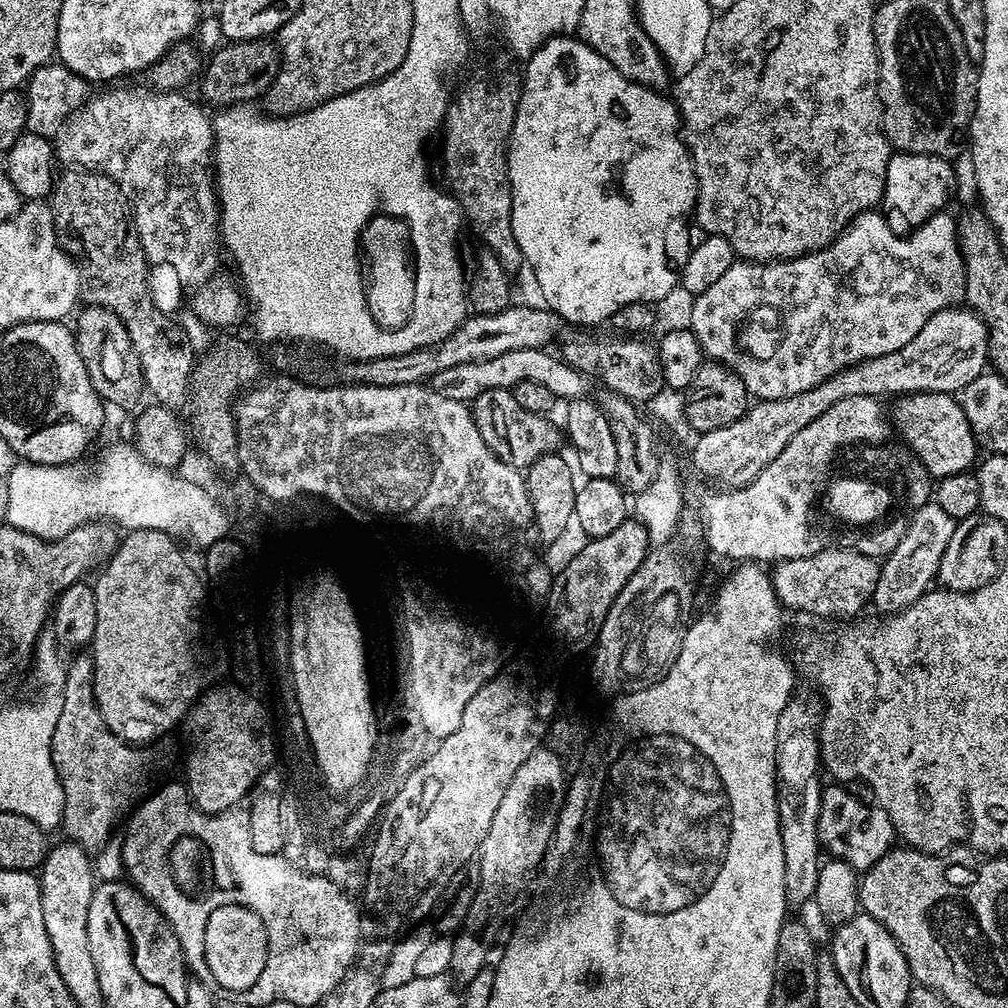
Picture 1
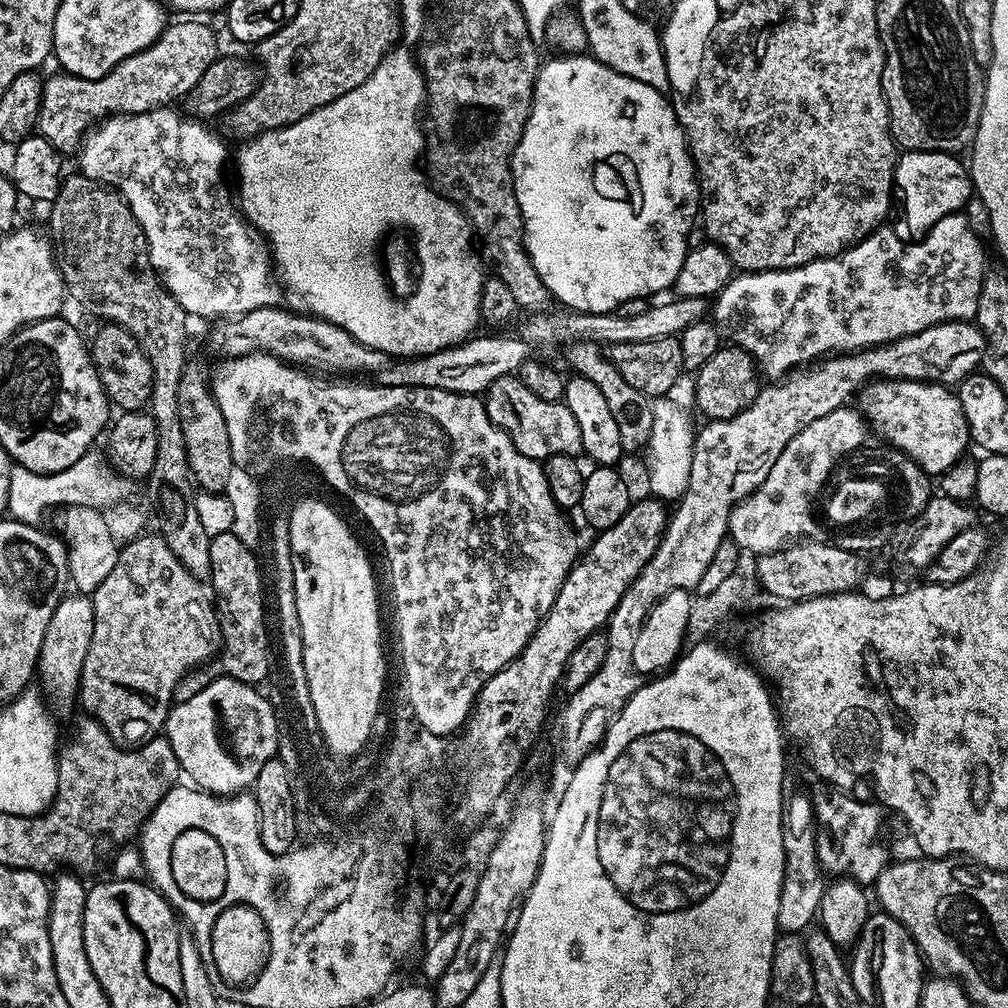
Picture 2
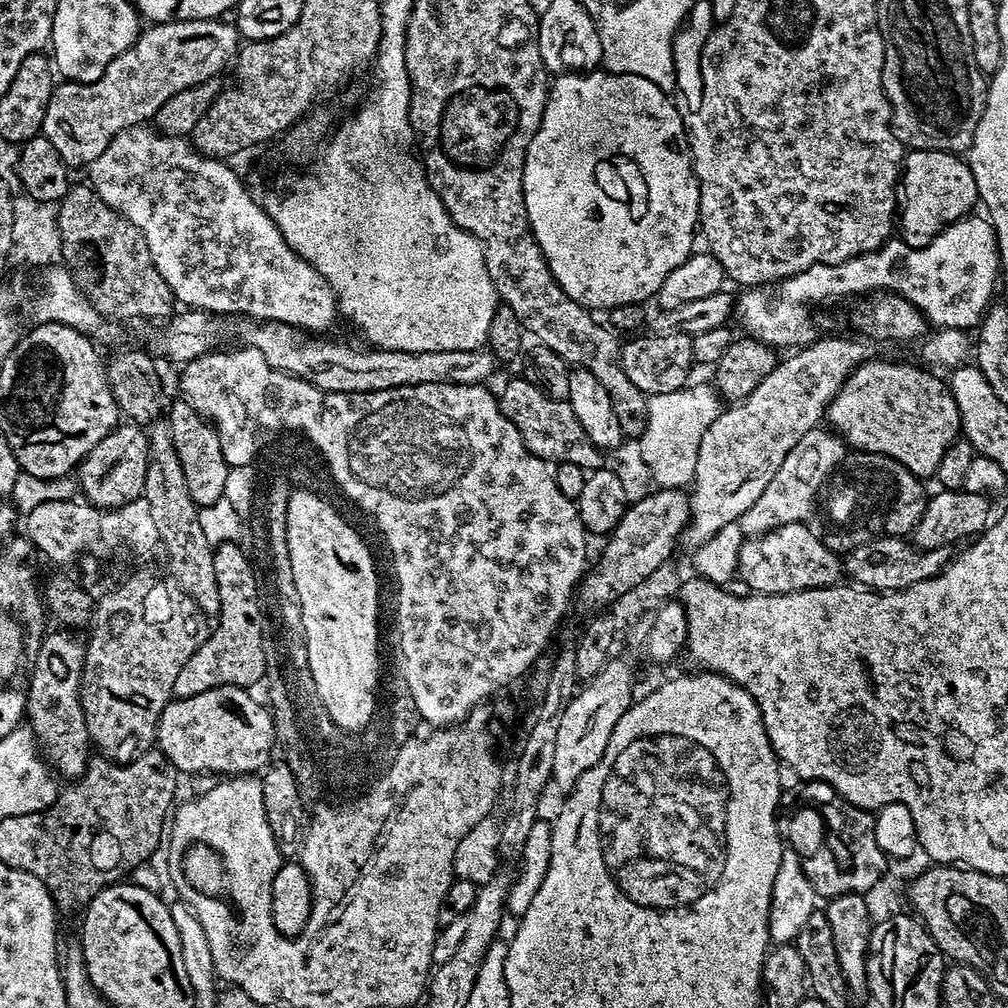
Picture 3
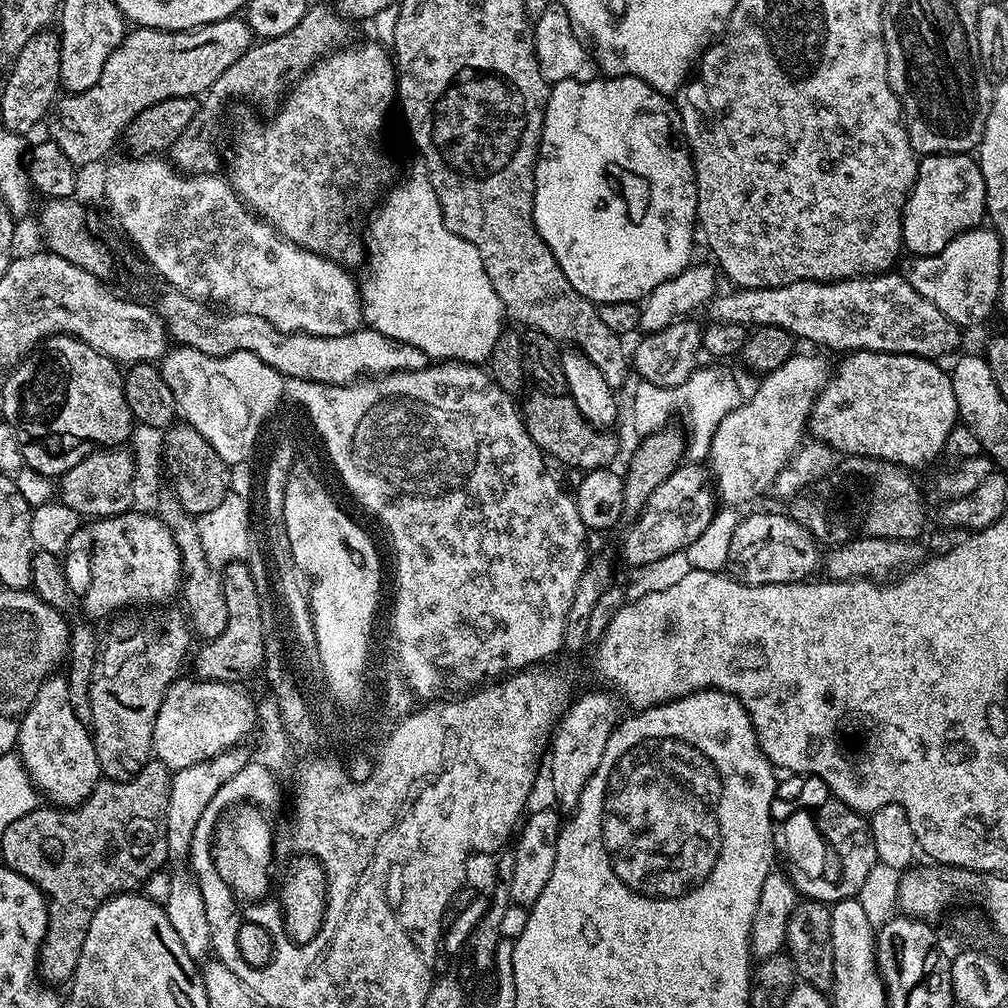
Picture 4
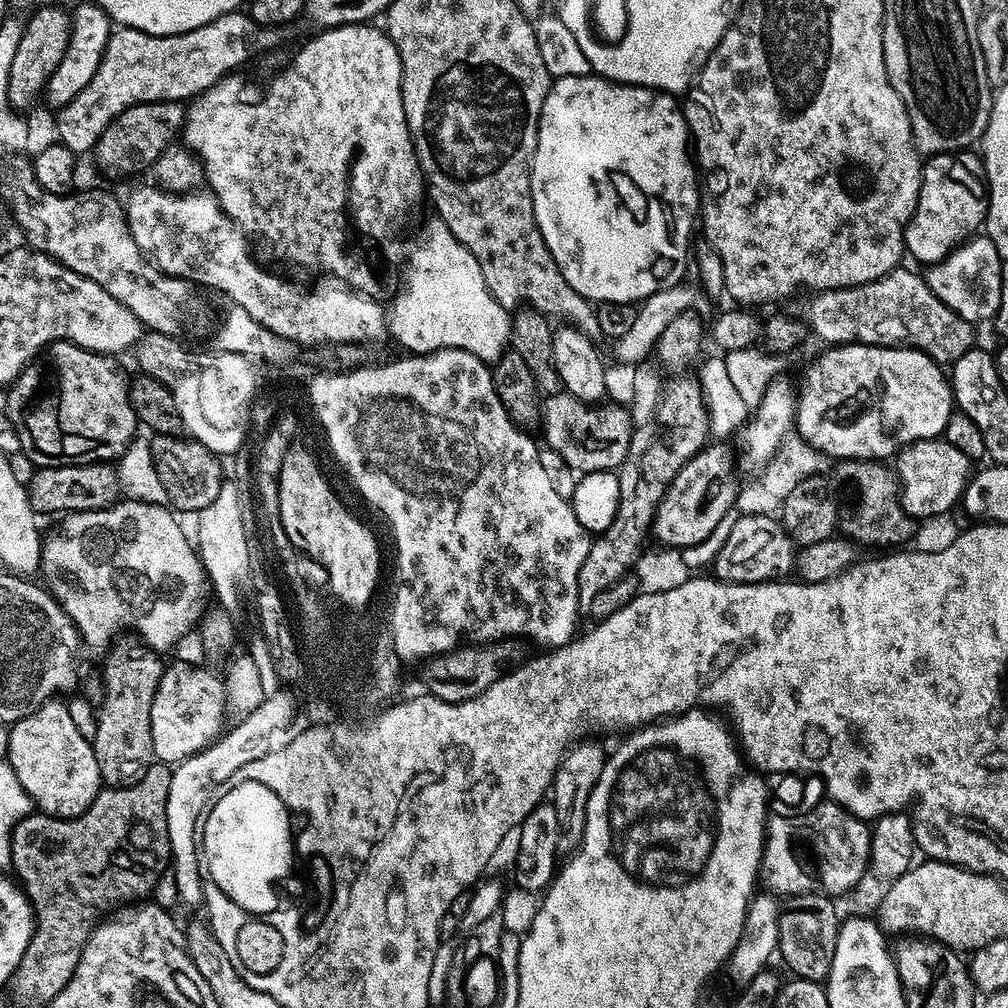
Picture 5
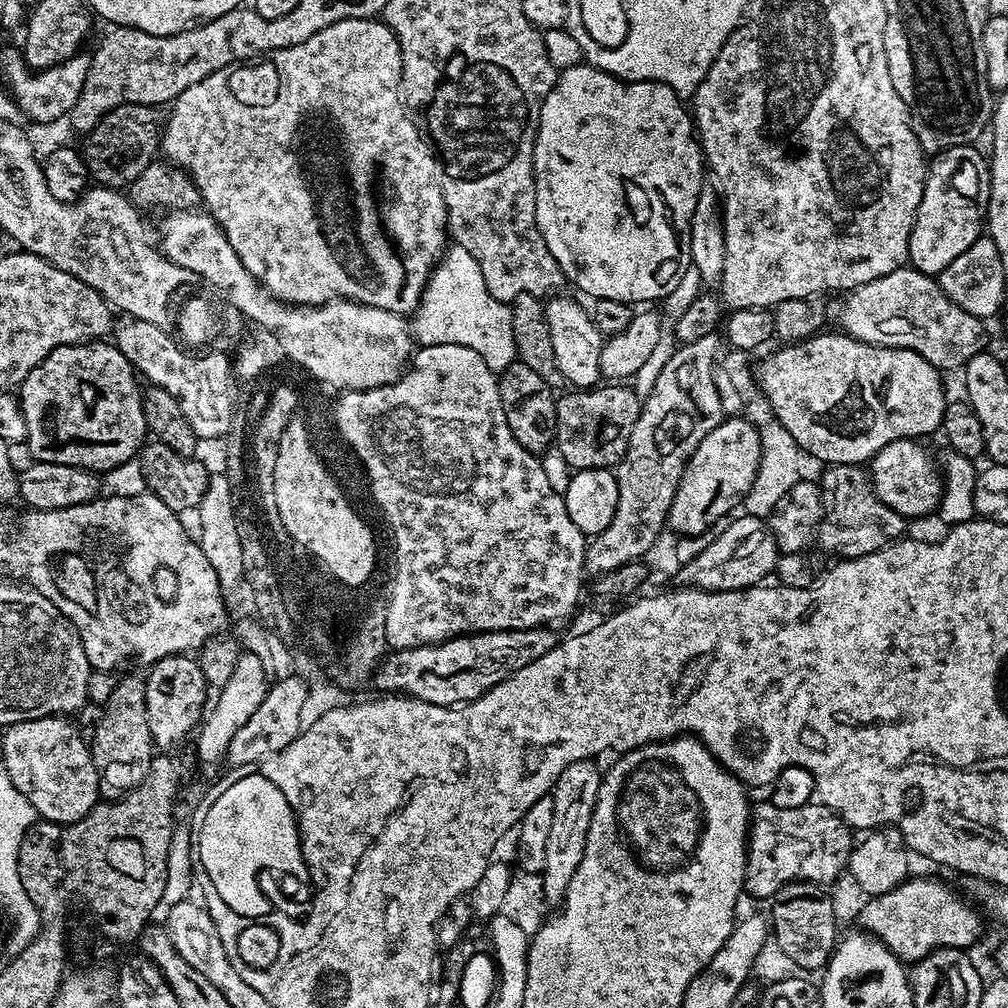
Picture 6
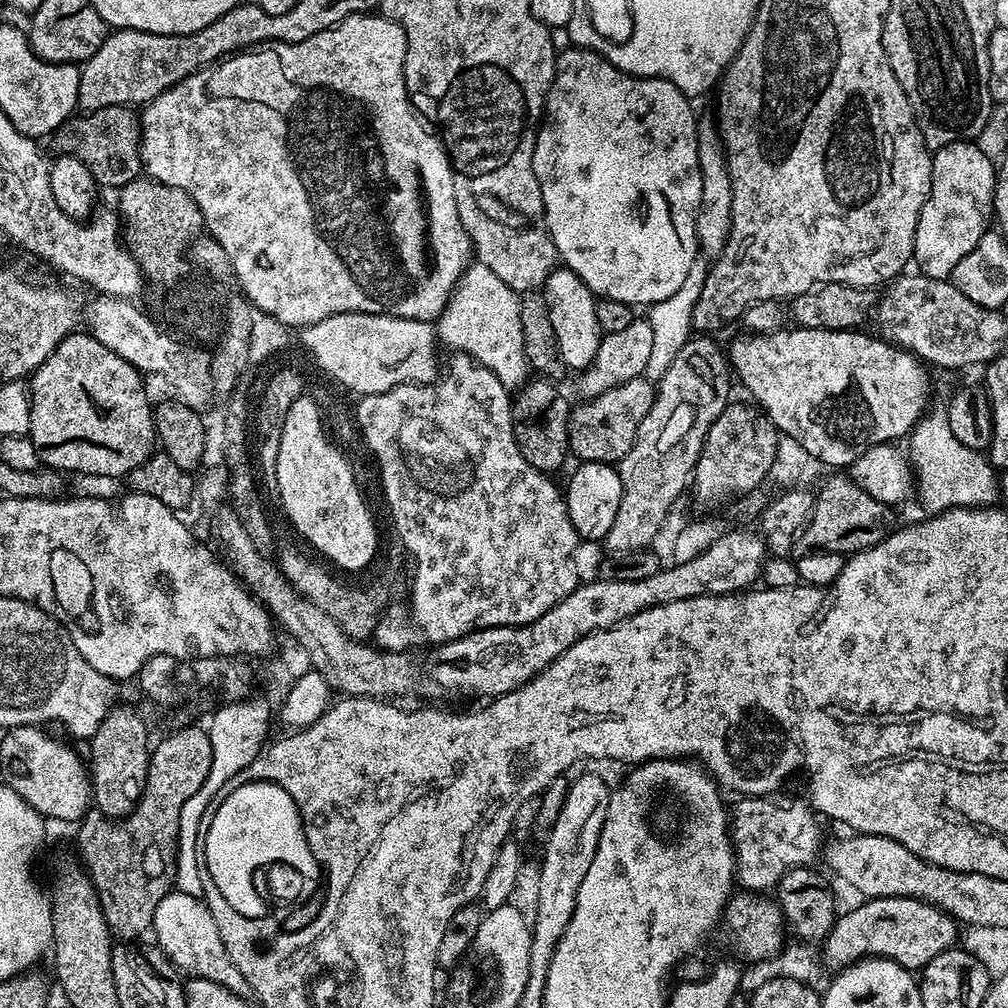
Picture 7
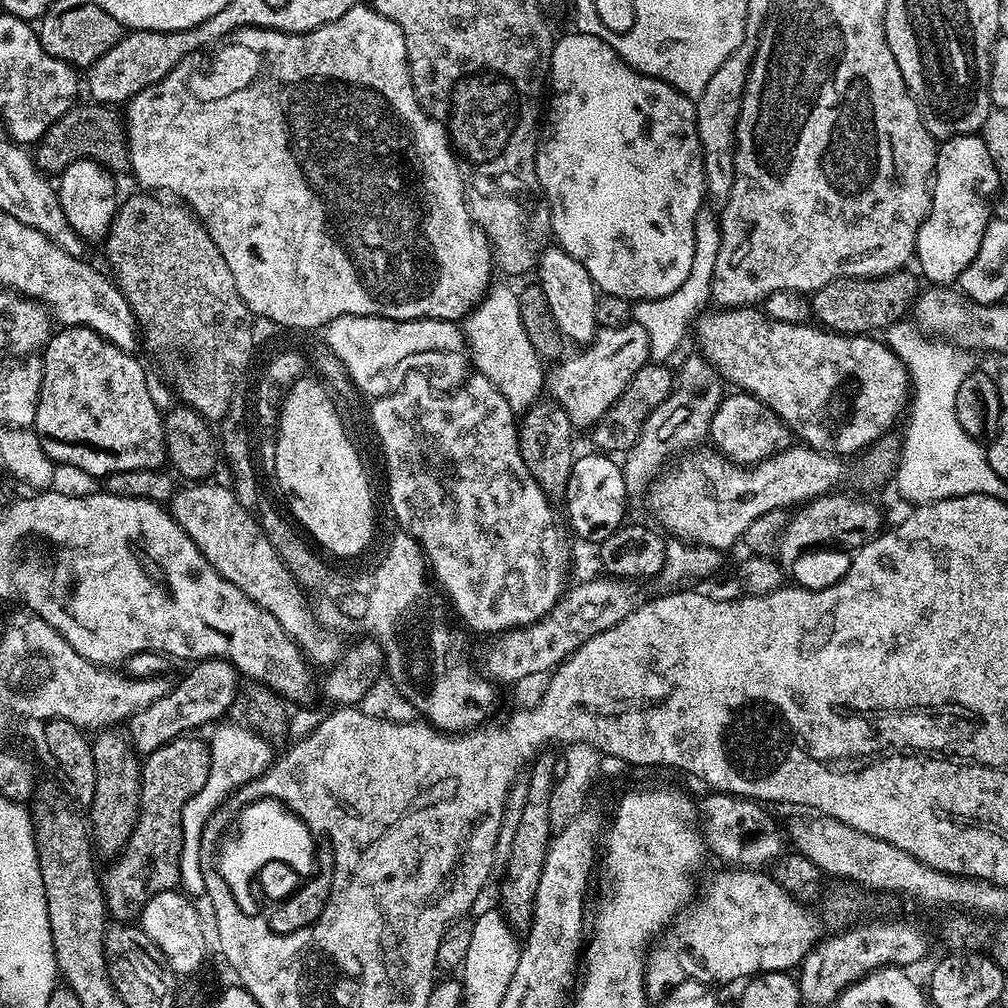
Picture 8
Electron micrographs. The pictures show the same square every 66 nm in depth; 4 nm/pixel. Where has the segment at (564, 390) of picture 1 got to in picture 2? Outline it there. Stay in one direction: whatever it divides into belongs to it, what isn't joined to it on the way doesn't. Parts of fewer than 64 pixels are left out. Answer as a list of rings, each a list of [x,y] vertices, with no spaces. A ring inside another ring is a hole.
[[[502,334],[480,335],[475,335],[454,348],[443,348],[441,352],[431,352],[428,356],[417,357],[411,362],[397,363],[400,364],[397,368],[389,366],[379,373],[379,383],[386,388],[433,388],[474,396],[487,393],[488,387],[498,378],[519,373],[520,367],[530,359],[529,345],[523,339],[510,340]]]

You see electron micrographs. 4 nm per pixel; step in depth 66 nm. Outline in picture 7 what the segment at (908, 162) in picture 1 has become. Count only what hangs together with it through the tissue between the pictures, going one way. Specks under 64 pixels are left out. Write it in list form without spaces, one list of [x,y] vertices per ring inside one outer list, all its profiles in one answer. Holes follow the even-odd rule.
[[[959,140],[932,152],[932,189],[926,206],[922,206],[922,214],[918,218],[918,230],[914,238],[914,264],[925,276],[949,279],[954,266],[958,266],[958,262],[962,262],[962,258],[966,258],[966,254],[970,254],[970,250],[978,246],[982,234],[989,231],[994,220],[997,175],[994,161],[982,154],[976,142]]]

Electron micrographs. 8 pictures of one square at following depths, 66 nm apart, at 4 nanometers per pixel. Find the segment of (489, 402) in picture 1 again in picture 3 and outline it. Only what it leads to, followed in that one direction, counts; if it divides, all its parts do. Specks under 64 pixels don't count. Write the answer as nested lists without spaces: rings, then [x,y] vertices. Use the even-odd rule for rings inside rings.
[[[523,378],[512,380],[504,389],[499,389],[498,399],[506,418],[510,418],[518,434],[522,434],[522,442],[529,452],[549,462],[573,464],[585,470],[595,470],[605,463],[605,453],[586,438],[586,430],[582,430],[582,422],[574,418],[574,410],[567,400],[552,400]]]

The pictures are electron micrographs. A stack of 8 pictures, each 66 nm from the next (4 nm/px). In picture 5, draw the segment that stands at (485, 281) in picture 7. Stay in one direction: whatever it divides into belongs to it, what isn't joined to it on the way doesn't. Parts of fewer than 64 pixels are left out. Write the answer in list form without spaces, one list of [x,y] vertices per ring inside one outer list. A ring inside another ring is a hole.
[[[436,218],[433,219],[432,229],[429,232],[422,233],[417,238],[416,245],[408,252],[408,269],[404,272],[404,292],[398,293],[393,298],[392,305],[389,307],[387,305],[386,332],[389,337],[393,336],[404,347],[403,351],[408,354],[423,354],[426,352],[437,352],[443,348],[457,348],[458,350],[466,350],[470,354],[474,354],[479,360],[483,360],[485,364],[491,366],[496,363],[496,360],[503,352],[509,351],[512,338],[512,316],[509,309],[502,307],[490,294],[490,290],[482,278],[482,266],[478,266],[478,258],[474,258],[474,254],[470,254],[470,250],[466,250],[466,246],[462,246],[462,242],[458,242],[458,238],[454,238],[454,234],[450,234],[450,230],[446,230],[443,222]]]

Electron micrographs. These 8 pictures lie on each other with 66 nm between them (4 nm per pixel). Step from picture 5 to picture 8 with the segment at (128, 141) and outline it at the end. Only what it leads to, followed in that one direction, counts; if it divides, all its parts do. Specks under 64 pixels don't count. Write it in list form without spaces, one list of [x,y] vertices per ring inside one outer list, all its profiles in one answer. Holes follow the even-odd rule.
[[[77,102],[72,105],[58,122],[42,134],[42,138],[34,145],[34,159],[37,168],[45,174],[59,174],[79,160],[97,160],[103,168],[113,174],[129,167],[128,162],[128,134],[125,121],[115,107],[95,102]]]

